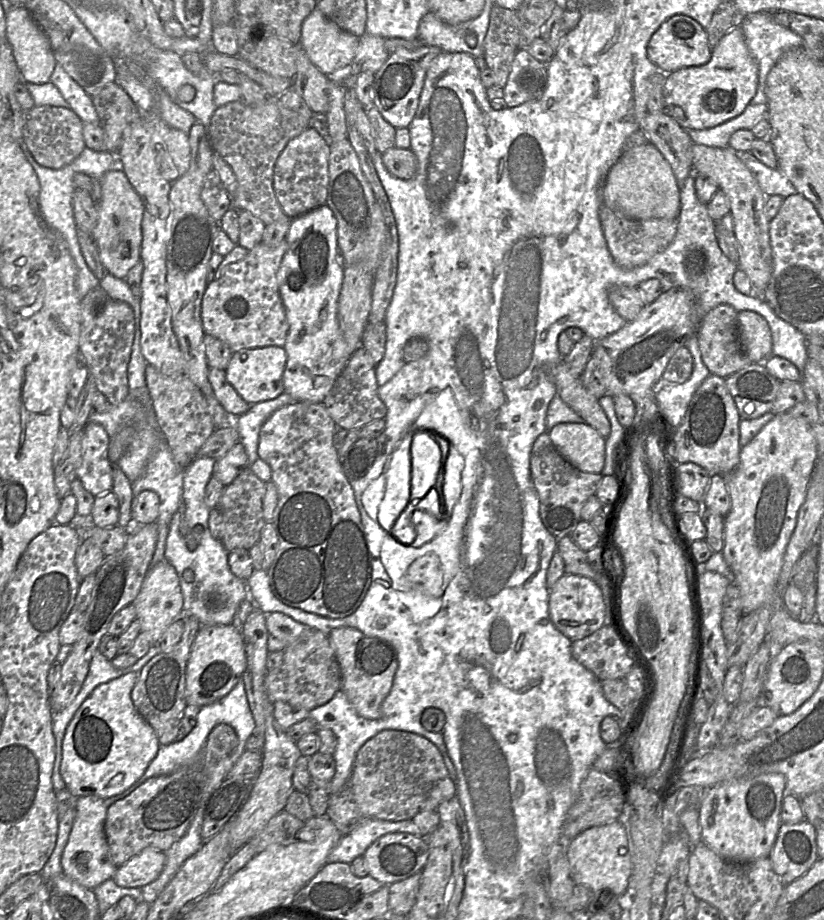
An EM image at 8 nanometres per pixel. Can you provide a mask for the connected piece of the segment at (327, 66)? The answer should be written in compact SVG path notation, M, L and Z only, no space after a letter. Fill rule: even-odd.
M315 8L303 21L300 46L310 61L325 75L352 63L359 37L342 30Z

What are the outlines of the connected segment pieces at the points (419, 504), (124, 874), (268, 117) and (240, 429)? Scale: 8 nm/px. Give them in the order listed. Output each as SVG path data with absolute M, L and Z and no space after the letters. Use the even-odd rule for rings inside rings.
M423 429L416 431L411 442L411 490L409 502L398 516L391 535L399 534L400 537L407 535L406 531L410 528L410 515L415 510L423 510L427 513L441 518L443 516L443 507L441 499L436 491L435 485L440 471L440 451L433 439Z
M146 848L117 867L112 879L125 888L141 888L153 882L165 865L165 853L156 848Z
M268 97L265 103L258 106L247 106L239 100L216 108L207 127L208 139L213 151L220 155L236 176L237 187L231 199L233 208L249 211L265 225L292 219L283 212L277 201L273 188L274 166L288 142L308 127L310 120L282 106L279 97Z
M284 391L272 400L251 405L245 413L234 418L233 424L239 435L239 443L244 446L248 466L258 459L259 434L263 423L277 409L293 402L294 399Z

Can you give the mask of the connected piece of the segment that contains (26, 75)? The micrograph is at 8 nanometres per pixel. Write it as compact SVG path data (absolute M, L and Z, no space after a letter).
M24 6L13 7L13 9L5 15L5 19L6 38L12 49L22 81L32 84L49 82L57 62L45 33Z

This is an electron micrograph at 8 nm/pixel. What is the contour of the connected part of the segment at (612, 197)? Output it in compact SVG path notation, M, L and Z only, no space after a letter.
M648 141L623 151L605 177L601 200L613 211L630 219L675 219L680 211L680 191L670 164Z

